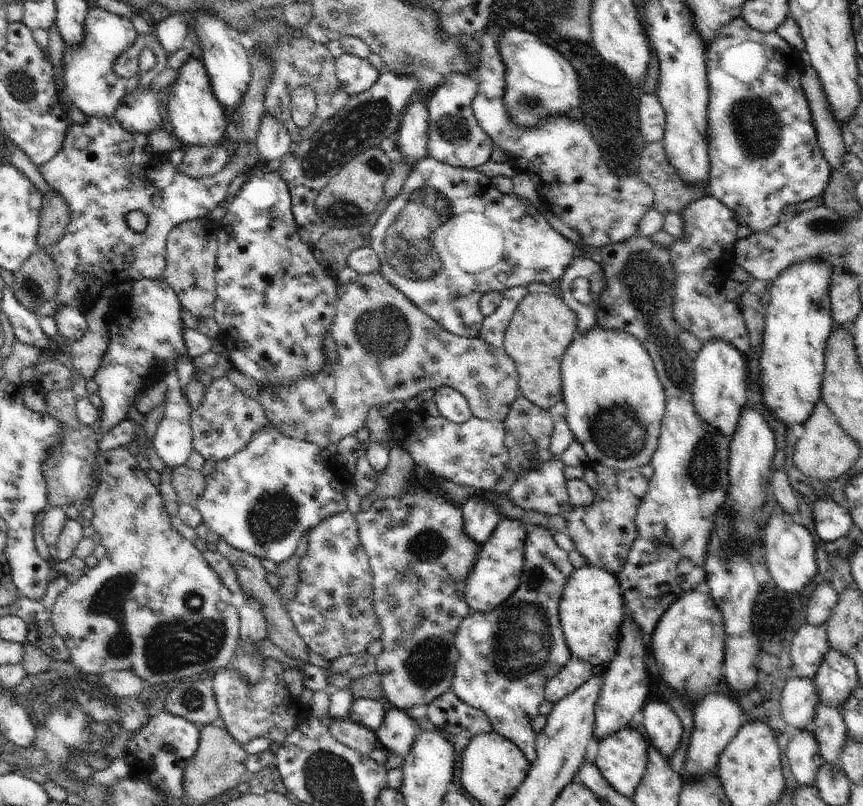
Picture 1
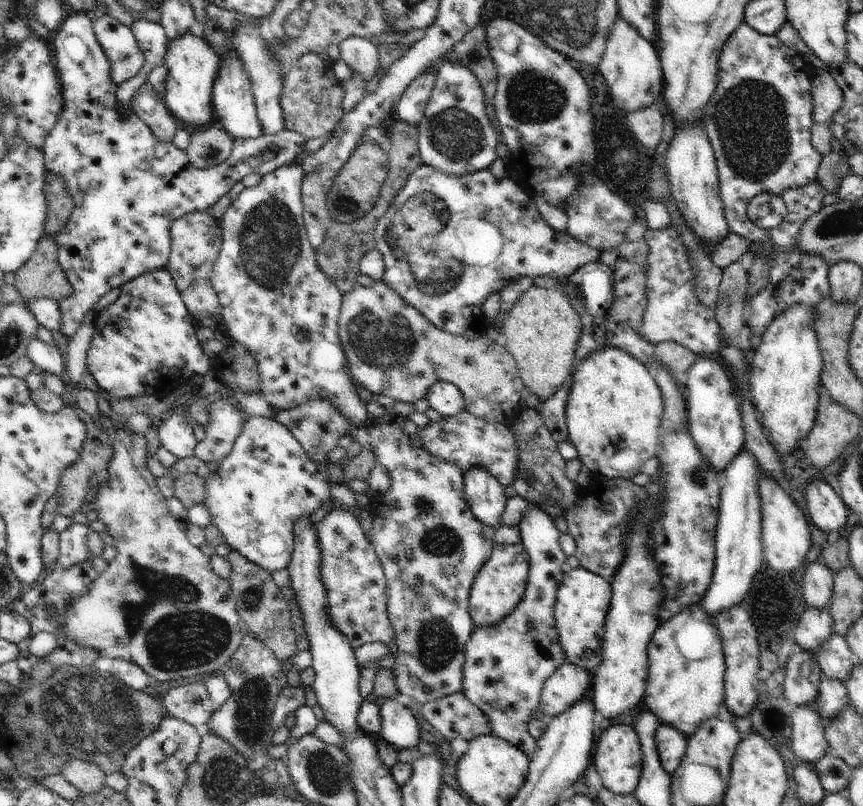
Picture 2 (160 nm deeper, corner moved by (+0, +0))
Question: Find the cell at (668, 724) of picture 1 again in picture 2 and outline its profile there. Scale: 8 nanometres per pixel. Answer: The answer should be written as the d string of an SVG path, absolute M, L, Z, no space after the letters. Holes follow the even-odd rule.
M659 722L655 741L660 764L671 778L684 758L687 749L687 738L678 729Z

